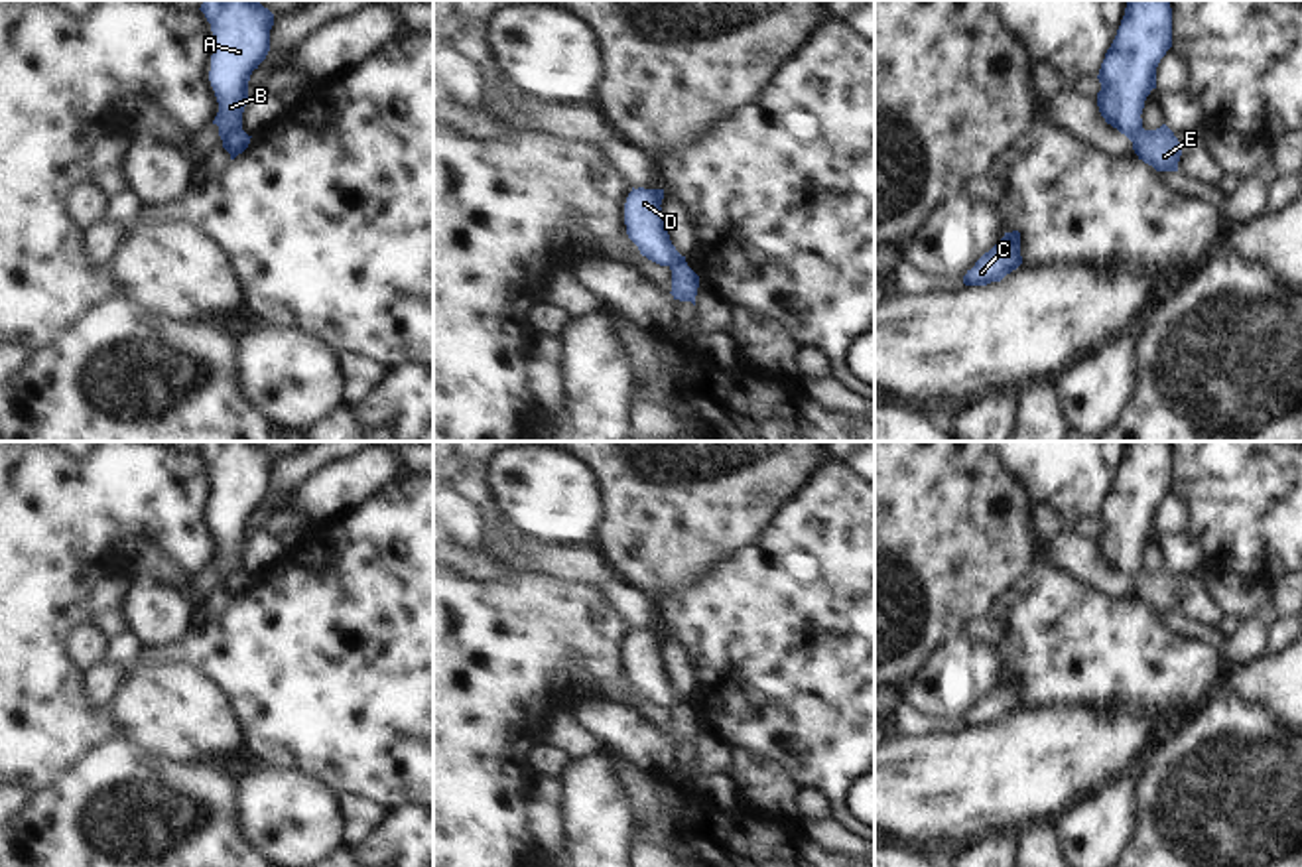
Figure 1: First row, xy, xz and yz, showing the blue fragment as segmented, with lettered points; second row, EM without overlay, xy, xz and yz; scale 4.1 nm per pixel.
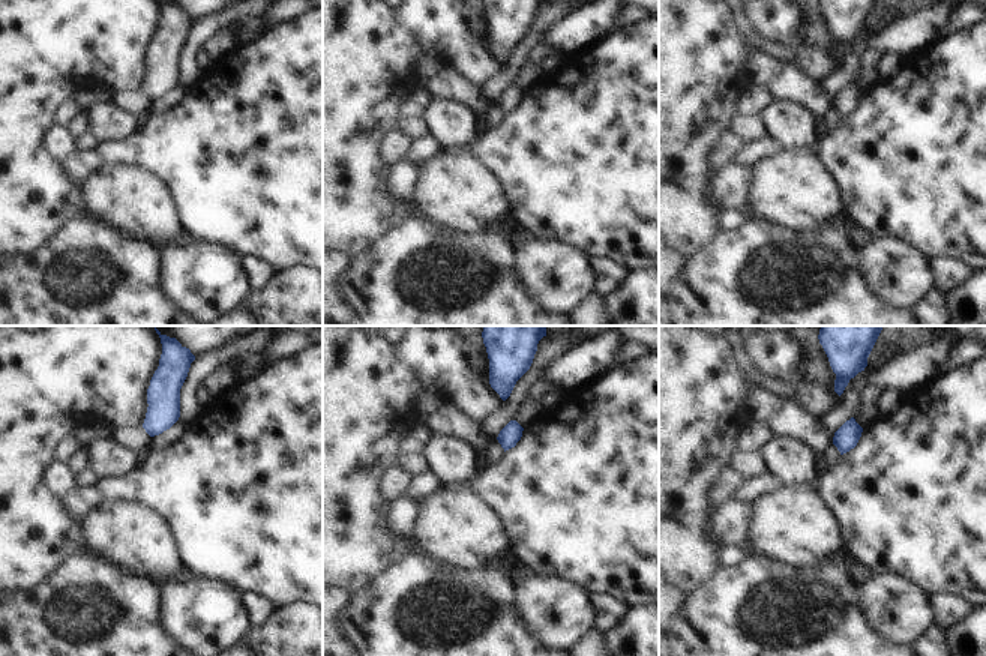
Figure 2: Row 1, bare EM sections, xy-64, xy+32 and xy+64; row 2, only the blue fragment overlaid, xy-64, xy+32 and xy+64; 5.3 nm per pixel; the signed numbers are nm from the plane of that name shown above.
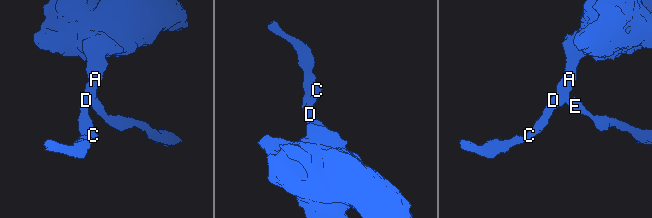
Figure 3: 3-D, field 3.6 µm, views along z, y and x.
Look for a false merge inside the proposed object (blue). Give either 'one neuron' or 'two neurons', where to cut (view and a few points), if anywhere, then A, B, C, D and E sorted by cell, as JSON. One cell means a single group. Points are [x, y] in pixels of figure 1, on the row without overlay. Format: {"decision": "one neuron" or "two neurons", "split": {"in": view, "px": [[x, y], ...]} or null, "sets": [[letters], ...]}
{"decision": "two neurons", "split": {"in": "xy", "px": [[241, 568], [223, 584]]}, "sets": [["A", "B", "C", "D"], ["E"]]}

